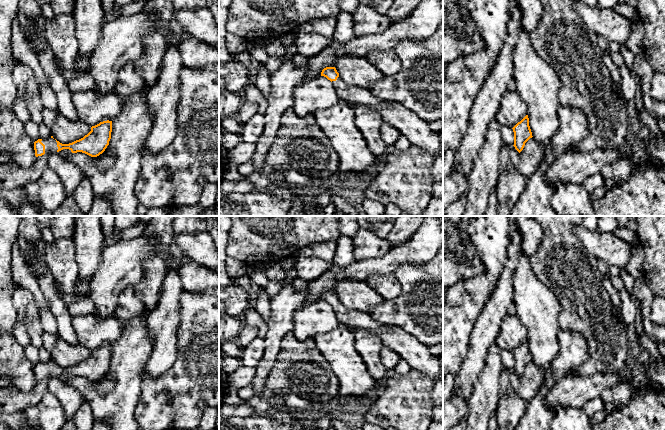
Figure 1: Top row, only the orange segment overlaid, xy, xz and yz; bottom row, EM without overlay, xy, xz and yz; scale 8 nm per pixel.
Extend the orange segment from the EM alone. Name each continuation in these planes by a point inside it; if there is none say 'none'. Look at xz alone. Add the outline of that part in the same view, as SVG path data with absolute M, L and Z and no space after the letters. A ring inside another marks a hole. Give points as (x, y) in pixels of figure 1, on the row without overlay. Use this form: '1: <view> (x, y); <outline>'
1: xz (352, 318); M340 300L331 306L341 325L365 328L371 331L379 329L383 324L374 320L367 312L350 310Z

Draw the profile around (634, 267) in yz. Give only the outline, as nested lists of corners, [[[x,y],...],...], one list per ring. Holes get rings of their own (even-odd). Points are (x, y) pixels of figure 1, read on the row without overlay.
[[[636,244],[631,249],[631,257],[623,270],[627,271],[634,279],[634,281],[642,280],[644,277],[643,270],[644,253],[642,247]]]

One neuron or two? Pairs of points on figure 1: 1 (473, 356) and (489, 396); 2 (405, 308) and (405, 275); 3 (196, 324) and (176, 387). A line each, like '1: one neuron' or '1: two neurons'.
1: two neurons
2: one neuron
3: one neuron

